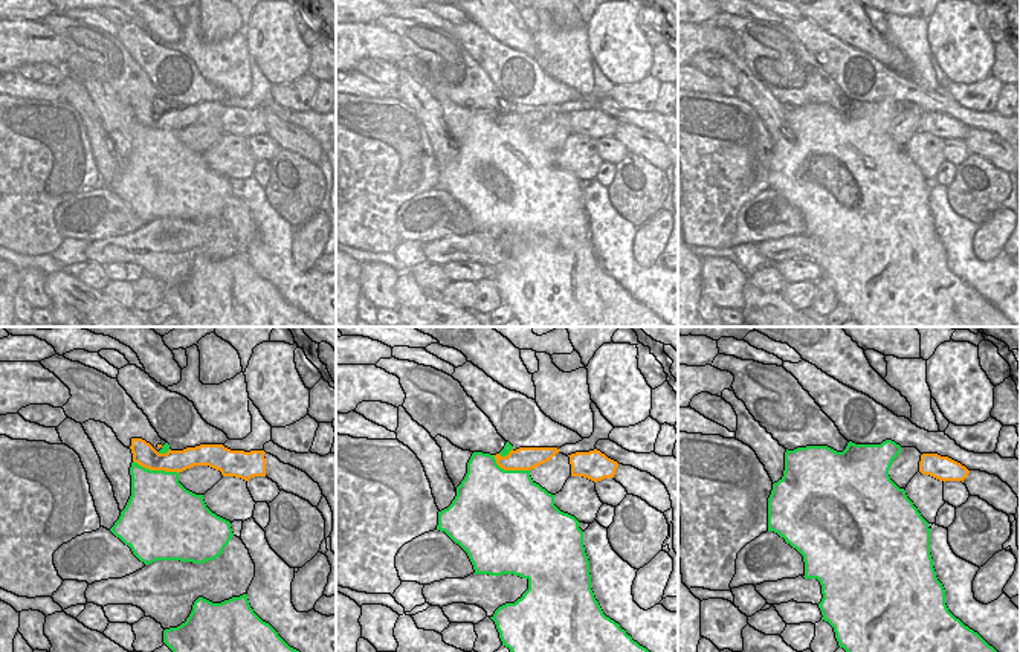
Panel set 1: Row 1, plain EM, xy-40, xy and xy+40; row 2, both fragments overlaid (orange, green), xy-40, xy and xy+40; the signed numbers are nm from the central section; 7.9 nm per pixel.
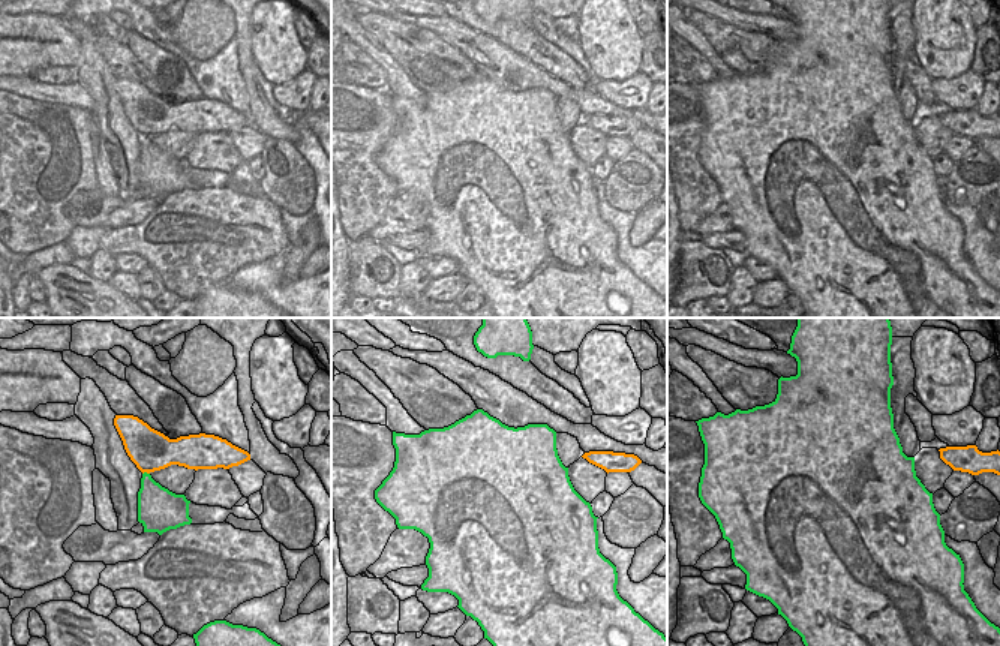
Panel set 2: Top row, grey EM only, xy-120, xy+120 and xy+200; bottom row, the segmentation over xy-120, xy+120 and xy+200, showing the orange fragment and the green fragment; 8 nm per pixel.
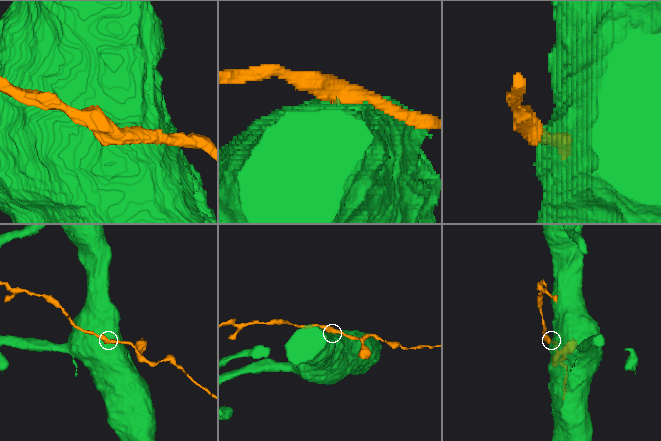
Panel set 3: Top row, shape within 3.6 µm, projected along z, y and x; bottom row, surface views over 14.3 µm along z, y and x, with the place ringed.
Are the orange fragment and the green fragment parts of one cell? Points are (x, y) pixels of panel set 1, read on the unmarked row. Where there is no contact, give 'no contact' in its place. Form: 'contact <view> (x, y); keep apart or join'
contact xy-40 (156, 127); keep apart

